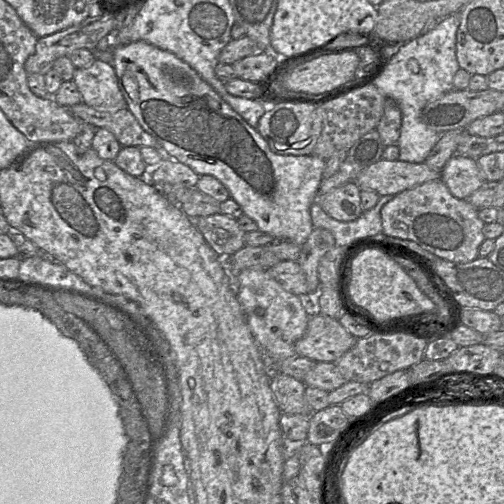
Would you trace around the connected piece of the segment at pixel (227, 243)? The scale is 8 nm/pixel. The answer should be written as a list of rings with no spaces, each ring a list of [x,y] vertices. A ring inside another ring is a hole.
[[[217,213],[194,219],[194,222],[206,242],[220,257],[229,257],[245,246],[245,232],[239,227],[237,219],[231,216]]]

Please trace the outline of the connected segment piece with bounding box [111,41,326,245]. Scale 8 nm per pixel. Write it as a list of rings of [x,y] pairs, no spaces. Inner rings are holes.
[[[146,41],[131,42],[112,49],[111,64],[118,78],[119,87],[125,98],[127,109],[134,115],[141,127],[152,135],[164,148],[166,153],[168,153],[168,158],[187,165],[199,176],[211,175],[219,180],[229,191],[230,198],[239,204],[243,214],[255,221],[258,230],[273,236],[275,240],[289,240],[298,245],[305,243],[314,229],[310,215],[310,207],[318,199],[318,190],[323,179],[323,171],[326,164],[324,159],[314,155],[293,156],[281,155],[273,152],[268,142],[261,136],[256,128],[250,126],[237,112],[235,112],[188,63],[181,60],[170,51],[158,48]]]

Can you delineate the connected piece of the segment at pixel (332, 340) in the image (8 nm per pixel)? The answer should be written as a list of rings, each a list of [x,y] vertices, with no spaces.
[[[322,313],[311,316],[304,335],[295,343],[295,353],[315,362],[335,362],[357,341],[338,321]]]

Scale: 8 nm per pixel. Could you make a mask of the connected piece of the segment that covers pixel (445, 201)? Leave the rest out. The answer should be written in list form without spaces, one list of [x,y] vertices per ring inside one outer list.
[[[437,179],[402,191],[387,202],[381,210],[382,233],[413,241],[441,259],[455,263],[468,263],[479,257],[479,248],[486,239],[483,234],[485,223],[479,218],[478,210],[466,200],[453,196],[444,182]]]

